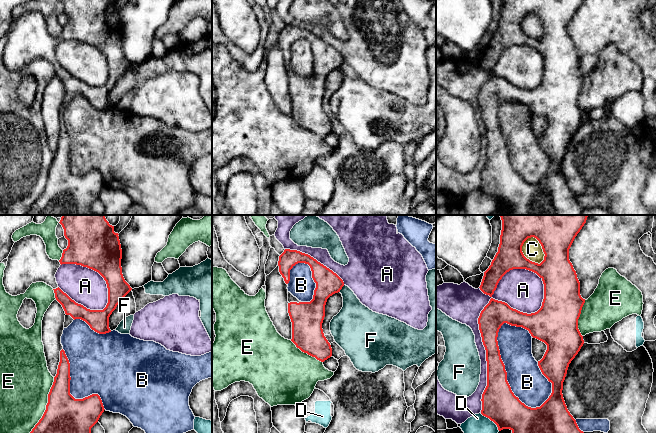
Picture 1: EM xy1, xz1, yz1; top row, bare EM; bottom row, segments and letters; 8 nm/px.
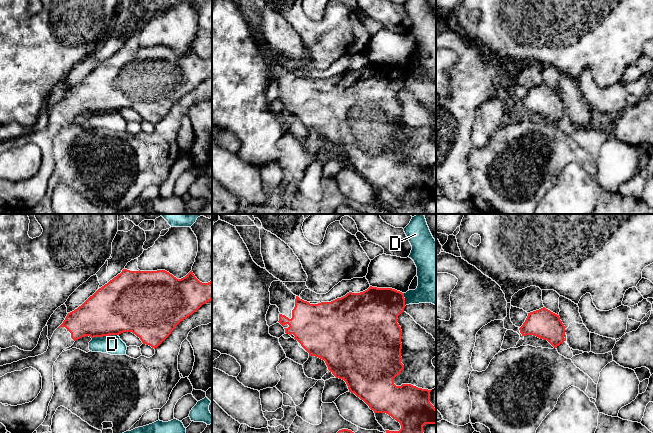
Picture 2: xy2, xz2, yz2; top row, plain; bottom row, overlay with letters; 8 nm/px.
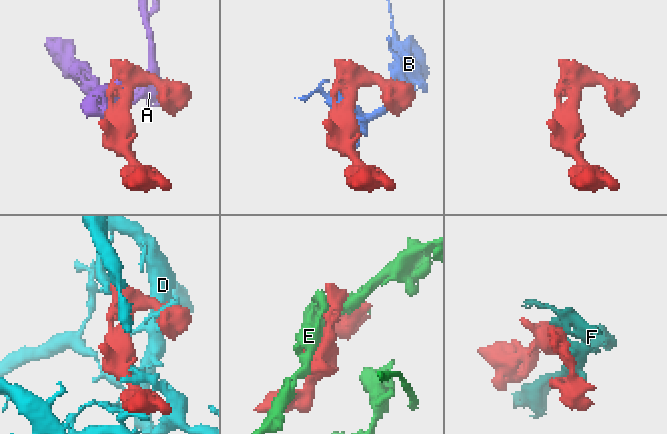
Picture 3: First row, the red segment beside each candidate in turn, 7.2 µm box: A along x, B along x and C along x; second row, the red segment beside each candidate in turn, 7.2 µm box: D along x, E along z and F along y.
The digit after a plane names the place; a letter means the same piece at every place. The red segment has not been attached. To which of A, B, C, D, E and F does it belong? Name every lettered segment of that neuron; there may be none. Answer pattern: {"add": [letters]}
{"add": []}

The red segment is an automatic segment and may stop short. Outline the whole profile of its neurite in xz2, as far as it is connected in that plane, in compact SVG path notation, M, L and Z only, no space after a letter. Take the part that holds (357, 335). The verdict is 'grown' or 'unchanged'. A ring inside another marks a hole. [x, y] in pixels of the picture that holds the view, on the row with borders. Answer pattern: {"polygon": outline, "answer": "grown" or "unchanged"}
{"polygon": "M273 281L269 288L270 304L279 308L279 323L285 333L297 340L309 353L325 361L328 370L346 382L349 392L363 400L374 413L386 413L400 423L399 431L385 430L386 433L423 433L425 424L436 424L436 409L430 403L431 390L418 388L411 384L396 386L394 378L404 369L401 363L402 330L397 323L398 316L404 312L404 293L392 288L370 286L360 293L349 292L331 302L310 304L294 295L281 281Z", "answer": "grown"}

